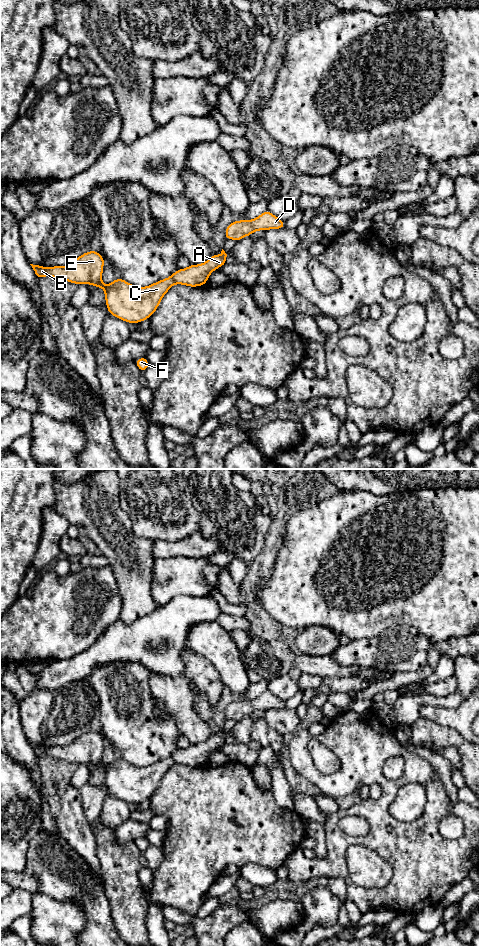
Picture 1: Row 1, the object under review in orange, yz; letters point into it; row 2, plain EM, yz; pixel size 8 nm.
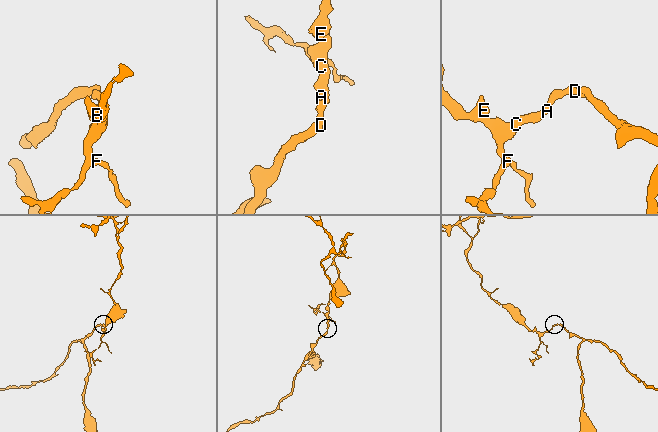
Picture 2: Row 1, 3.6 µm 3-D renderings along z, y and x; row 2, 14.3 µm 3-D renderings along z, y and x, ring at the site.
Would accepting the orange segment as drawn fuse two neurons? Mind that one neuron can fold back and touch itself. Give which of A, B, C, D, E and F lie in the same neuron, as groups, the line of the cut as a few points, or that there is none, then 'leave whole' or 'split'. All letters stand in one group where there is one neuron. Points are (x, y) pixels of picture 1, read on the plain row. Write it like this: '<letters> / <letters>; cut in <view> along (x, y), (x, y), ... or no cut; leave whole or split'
A B C D E F; no cut; leave whole

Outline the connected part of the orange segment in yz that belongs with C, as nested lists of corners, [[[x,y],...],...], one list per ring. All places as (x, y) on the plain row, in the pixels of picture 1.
[[[222,729],[220,735],[211,735],[205,743],[190,744],[185,749],[178,749],[170,757],[146,767],[131,765],[121,758],[116,758],[105,766],[102,762],[105,740],[94,730],[83,733],[66,746],[30,745],[37,759],[51,756],[77,765],[90,764],[103,769],[110,795],[127,803],[140,803],[153,795],[162,778],[173,765],[182,764],[189,767],[205,765],[213,751],[227,744],[226,737],[227,734]]]

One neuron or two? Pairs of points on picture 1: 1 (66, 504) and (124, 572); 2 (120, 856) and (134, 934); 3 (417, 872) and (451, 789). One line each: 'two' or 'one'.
1: one
2: one
3: two

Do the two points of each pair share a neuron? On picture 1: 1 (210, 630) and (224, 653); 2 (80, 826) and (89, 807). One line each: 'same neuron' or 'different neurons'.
1: same neuron
2: different neurons

